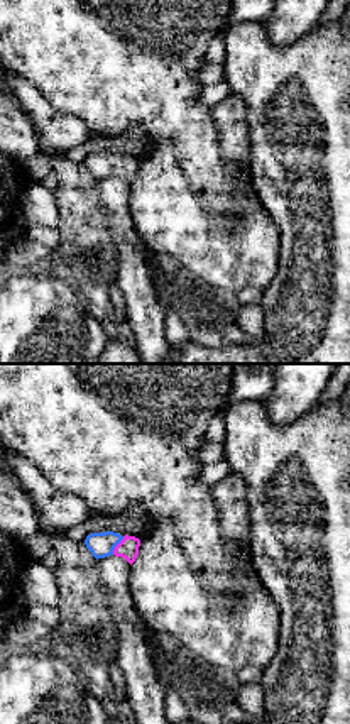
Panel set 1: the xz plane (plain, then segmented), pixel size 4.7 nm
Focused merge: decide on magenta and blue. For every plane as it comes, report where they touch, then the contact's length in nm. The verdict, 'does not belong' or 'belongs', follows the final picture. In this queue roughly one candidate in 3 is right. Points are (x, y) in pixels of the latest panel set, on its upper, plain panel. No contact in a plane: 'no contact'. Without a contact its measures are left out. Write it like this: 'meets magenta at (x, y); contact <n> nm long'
meets magenta at (117, 166); contact 110 nm long

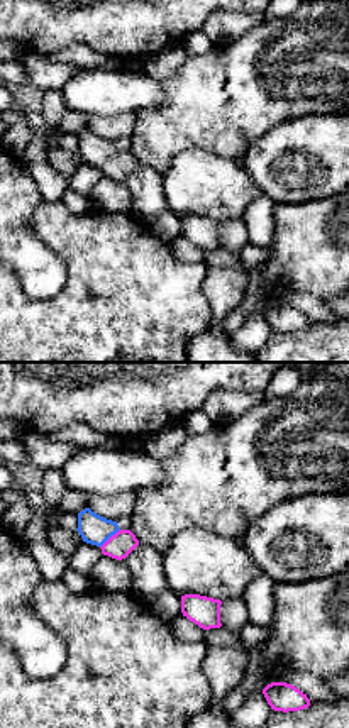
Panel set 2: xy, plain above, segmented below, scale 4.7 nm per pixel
meets magenta at (109, 159); contact 130 nm long

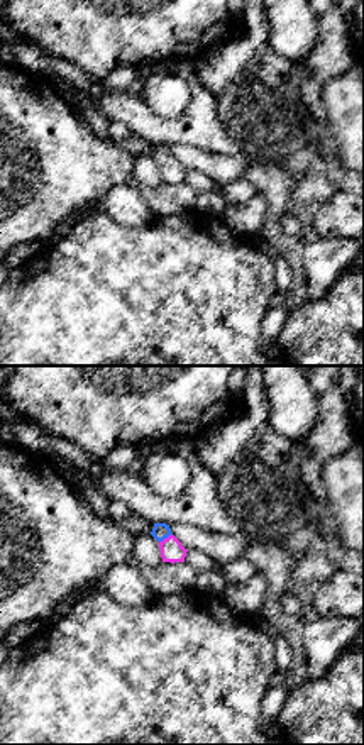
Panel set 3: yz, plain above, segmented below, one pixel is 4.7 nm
meets magenta at (165, 160); contact 80 nm long

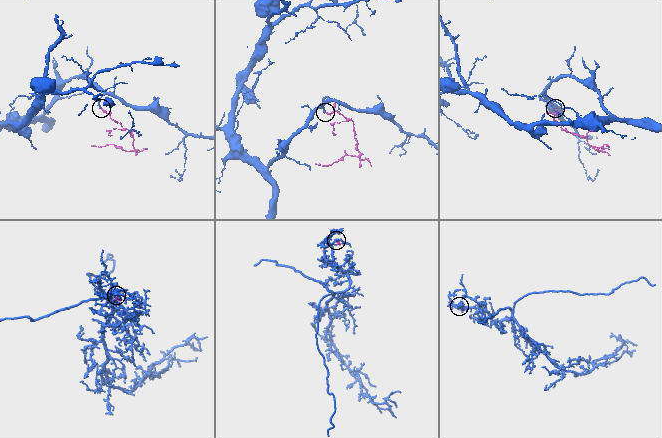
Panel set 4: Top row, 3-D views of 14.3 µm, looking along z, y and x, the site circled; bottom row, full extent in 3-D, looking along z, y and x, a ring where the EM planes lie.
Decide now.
belongs

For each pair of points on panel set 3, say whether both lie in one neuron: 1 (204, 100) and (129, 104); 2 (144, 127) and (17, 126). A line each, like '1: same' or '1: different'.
1: same
2: different

